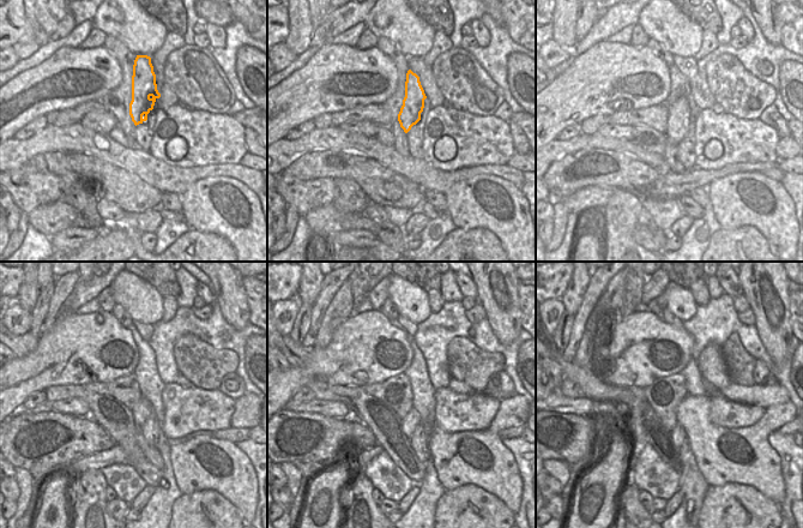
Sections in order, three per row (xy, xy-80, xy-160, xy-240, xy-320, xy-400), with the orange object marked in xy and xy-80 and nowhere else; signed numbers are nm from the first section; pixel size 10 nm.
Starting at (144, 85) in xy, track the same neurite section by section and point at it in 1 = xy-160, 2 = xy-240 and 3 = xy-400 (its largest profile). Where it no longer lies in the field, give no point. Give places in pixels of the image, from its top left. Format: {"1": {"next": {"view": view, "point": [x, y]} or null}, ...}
{"1": {"next": {"view": "xy-160", "point": [677, 124]}}, "2": {"next": {"view": "xy-240", "point": [142, 410]}}, "3": {"next": {"view": "xy-400", "point": [677, 434]}}}

